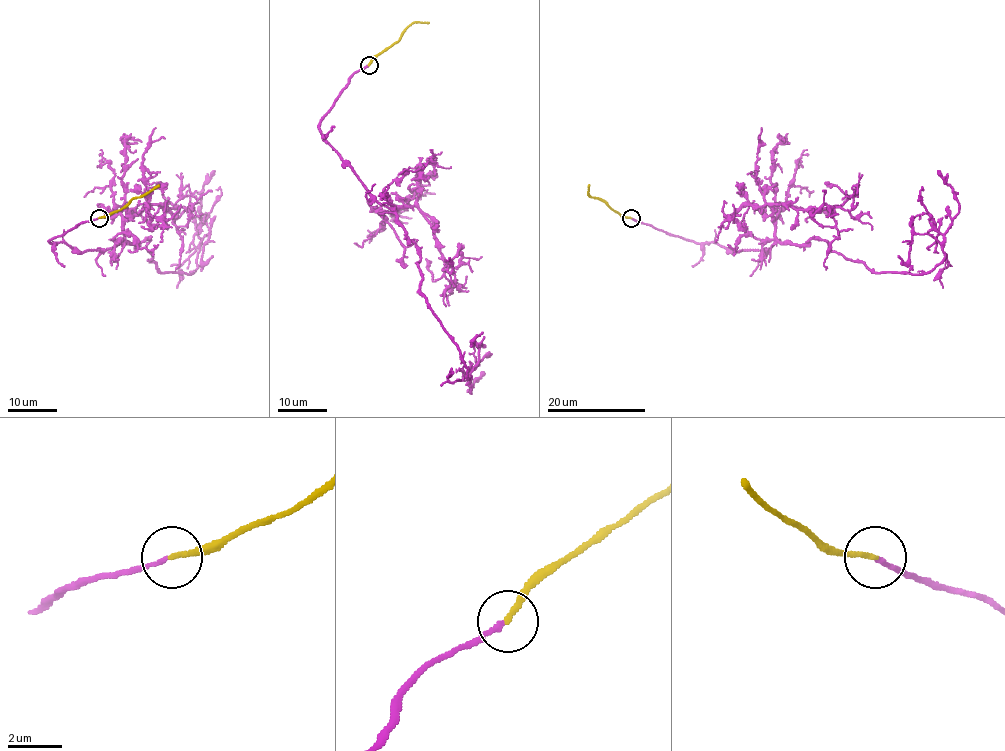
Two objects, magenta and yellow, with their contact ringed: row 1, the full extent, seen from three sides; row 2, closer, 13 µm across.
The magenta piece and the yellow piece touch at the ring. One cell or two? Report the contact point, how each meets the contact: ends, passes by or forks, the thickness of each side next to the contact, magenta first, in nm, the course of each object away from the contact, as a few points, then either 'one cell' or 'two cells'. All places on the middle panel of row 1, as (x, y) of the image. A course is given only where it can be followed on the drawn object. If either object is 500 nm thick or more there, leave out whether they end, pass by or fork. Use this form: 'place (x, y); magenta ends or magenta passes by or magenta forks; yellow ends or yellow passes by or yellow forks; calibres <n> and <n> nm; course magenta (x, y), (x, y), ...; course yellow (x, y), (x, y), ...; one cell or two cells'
place (369, 65); magenta ends; yellow ends; calibres 160 and 190 nm; course magenta (368, 64), (350, 78), (320, 133), (394, 211), (415, 245), (420, 294), (457, 347), (470, 393), (483, 372); course yellow (368, 64), (392, 46), (412, 24), (429, 22); one cell

